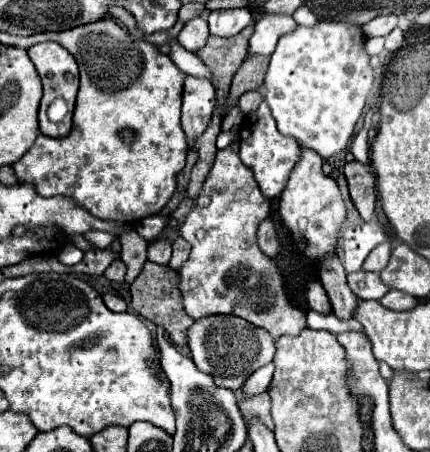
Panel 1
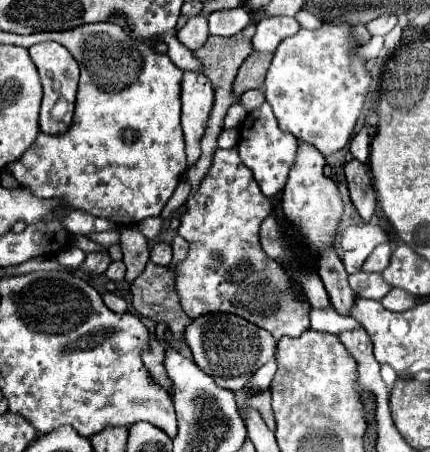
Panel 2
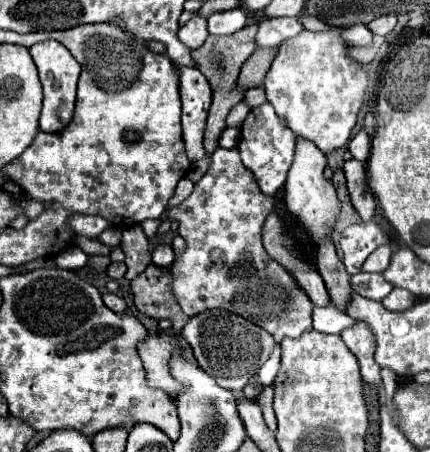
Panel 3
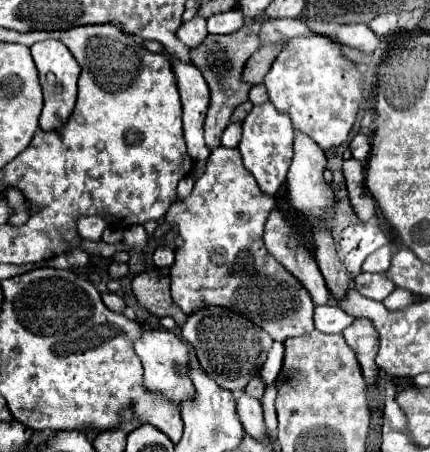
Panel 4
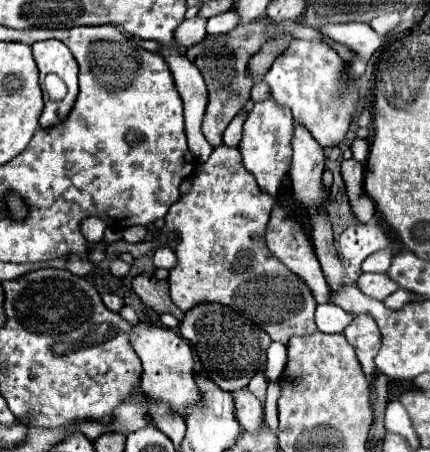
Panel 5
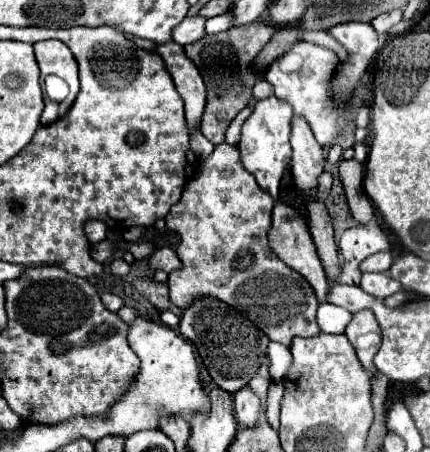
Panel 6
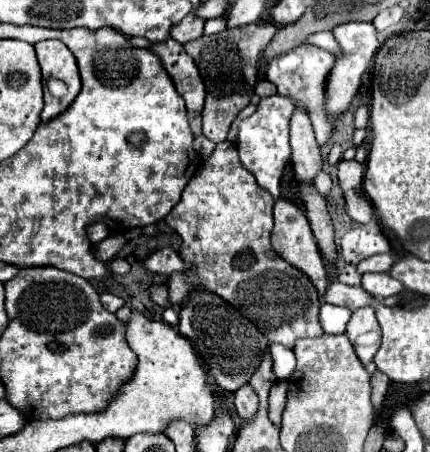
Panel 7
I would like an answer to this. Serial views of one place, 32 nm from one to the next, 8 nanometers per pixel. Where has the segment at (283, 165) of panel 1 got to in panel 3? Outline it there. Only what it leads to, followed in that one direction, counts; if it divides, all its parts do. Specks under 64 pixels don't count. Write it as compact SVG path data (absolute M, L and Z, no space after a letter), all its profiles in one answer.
M264 102L258 110L260 118L248 118L242 124L242 136L238 142L238 150L242 156L244 166L254 174L260 190L266 196L274 196L286 182L288 170L294 160L294 150L296 150L296 136L288 132L288 128L282 126L282 120L276 116L272 104Z

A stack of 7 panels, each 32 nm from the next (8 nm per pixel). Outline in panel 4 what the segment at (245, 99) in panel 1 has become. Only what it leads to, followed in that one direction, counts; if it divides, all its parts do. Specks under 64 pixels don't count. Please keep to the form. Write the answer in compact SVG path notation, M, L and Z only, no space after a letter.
M258 84L258 86L252 86L250 92L248 92L248 102L252 102L254 106L256 104L264 104L268 100L268 94L266 94L266 88L264 84Z

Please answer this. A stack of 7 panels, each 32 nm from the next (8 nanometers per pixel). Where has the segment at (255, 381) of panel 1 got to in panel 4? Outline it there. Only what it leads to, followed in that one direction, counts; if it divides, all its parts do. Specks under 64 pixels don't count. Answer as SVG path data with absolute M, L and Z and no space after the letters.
M276 344L276 346L270 350L268 360L266 360L266 364L260 368L260 374L258 374L264 384L272 384L272 382L276 380L280 368L282 368L282 356L284 356L284 346L282 346L282 344Z

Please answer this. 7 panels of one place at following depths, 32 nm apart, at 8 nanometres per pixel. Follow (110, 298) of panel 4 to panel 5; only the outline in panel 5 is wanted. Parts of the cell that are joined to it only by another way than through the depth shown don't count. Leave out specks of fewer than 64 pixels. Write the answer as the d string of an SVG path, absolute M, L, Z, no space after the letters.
M113 292L103 293L102 300L104 300L104 304L106 304L112 312L120 312L120 310L122 310L122 306L125 305L123 298Z

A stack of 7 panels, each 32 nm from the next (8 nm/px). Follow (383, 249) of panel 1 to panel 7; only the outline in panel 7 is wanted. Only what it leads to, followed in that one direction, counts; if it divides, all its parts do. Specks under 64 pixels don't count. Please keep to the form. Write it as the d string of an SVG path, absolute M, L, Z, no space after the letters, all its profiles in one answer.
M376 254L368 260L362 260L360 262L360 268L358 272L364 274L364 272L388 272L394 264L394 258L390 254Z

